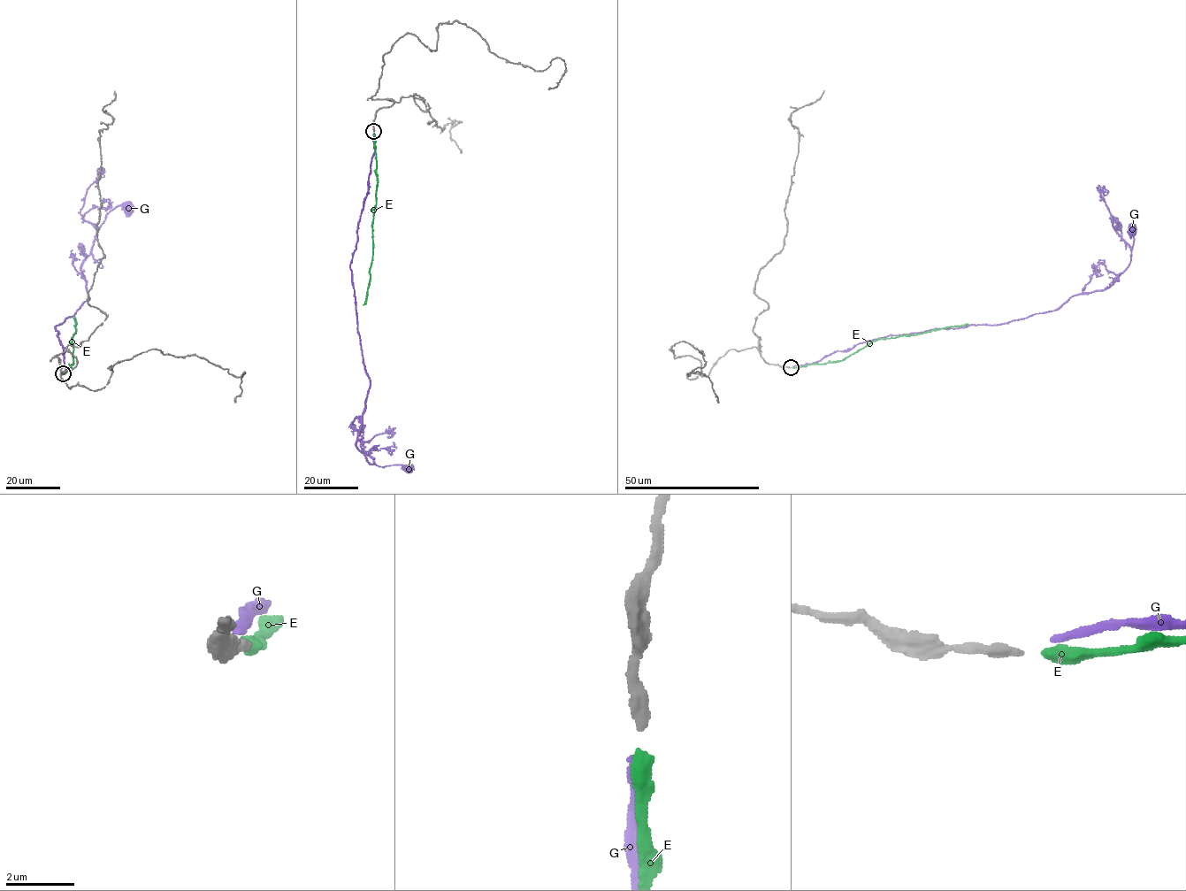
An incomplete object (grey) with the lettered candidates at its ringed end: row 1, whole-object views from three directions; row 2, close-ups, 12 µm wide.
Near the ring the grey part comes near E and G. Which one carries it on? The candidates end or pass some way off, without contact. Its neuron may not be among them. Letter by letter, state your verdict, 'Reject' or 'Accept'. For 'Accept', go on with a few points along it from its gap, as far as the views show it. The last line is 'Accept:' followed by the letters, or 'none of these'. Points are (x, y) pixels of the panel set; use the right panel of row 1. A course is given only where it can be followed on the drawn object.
E: Accept. Its course: (791, 367), (841, 361), (878, 339), (968, 324)
G: Reject
Accept: E

